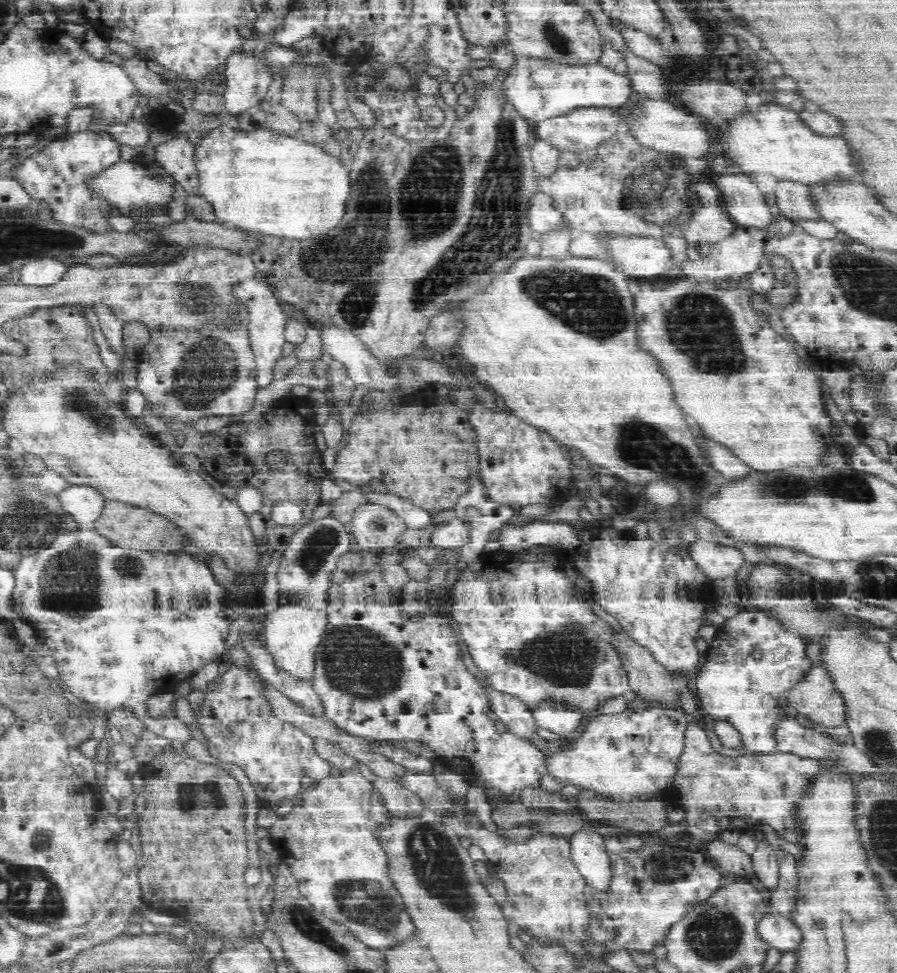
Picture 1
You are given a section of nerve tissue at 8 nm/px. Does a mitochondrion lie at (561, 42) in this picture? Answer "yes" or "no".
yes

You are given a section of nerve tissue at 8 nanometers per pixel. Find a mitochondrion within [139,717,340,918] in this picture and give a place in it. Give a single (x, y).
(208, 796)

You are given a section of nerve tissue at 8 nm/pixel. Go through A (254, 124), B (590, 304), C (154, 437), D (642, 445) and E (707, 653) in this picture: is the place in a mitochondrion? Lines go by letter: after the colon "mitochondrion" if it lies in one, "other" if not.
A: other
B: mitochondrion
C: other
D: mitochondrion
E: other

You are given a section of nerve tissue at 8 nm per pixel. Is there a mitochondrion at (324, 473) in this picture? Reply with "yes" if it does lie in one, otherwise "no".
no

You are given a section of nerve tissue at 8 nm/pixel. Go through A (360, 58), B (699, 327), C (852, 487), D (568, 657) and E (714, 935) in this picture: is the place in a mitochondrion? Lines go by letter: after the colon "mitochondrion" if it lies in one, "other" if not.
A: other
B: mitochondrion
C: mitochondrion
D: mitochondrion
E: mitochondrion

